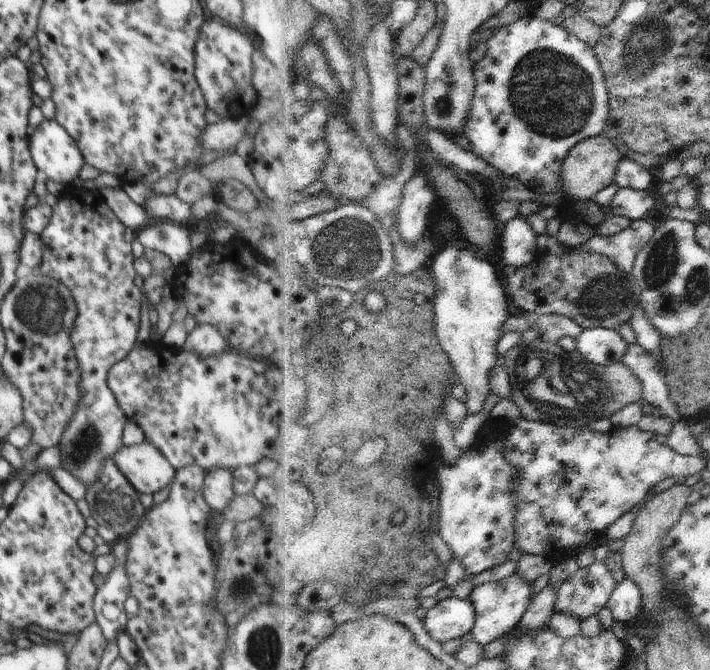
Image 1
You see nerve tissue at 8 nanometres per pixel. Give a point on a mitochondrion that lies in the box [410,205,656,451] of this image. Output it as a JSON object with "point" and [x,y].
{"point":[579,383]}

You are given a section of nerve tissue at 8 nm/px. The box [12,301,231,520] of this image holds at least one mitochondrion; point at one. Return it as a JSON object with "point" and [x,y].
{"point":[87,439]}

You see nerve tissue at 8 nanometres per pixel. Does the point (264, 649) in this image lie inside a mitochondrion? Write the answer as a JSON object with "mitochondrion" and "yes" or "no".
{"mitochondrion":"yes"}

